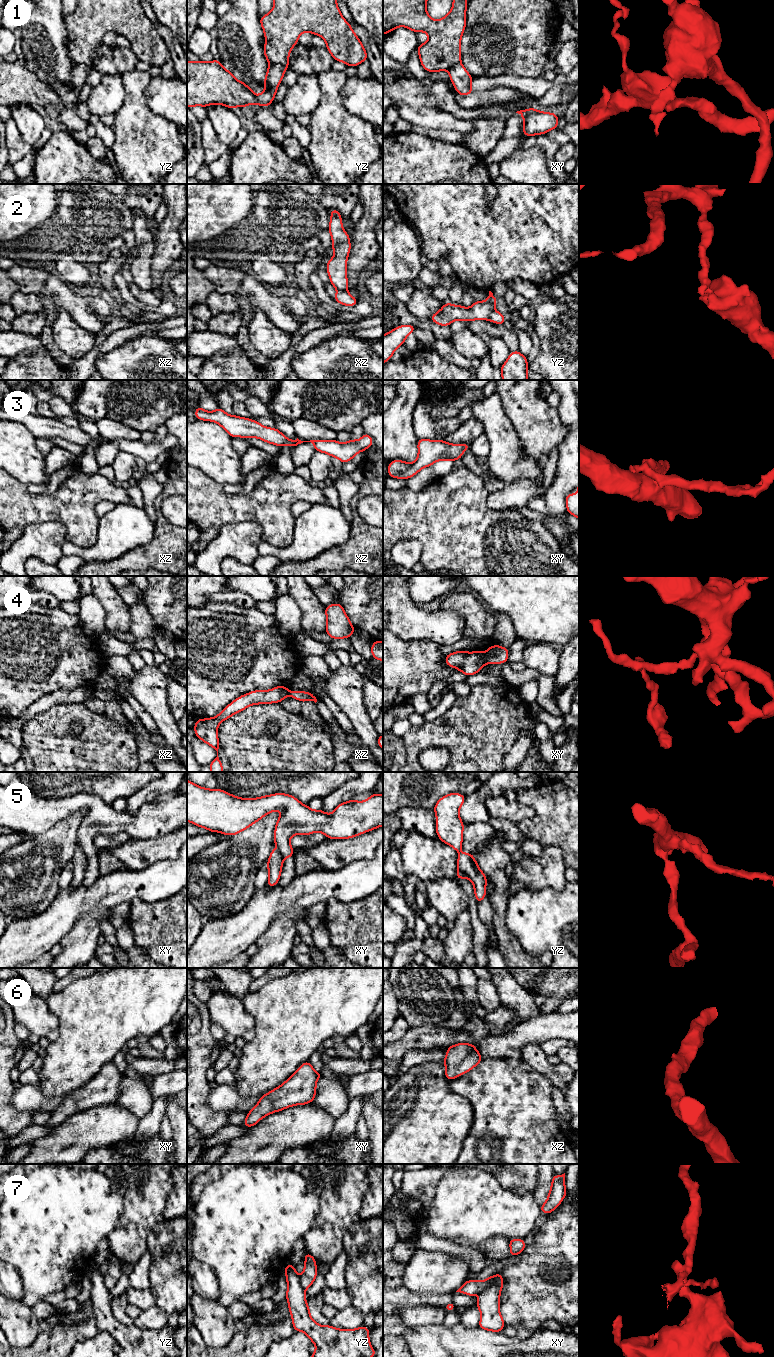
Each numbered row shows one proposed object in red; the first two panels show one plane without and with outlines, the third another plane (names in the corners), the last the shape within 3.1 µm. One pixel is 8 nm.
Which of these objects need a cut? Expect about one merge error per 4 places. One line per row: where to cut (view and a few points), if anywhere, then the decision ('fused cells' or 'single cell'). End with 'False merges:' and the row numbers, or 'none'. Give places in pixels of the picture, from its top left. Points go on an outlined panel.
1: yz (269, 63), (277, 63), (285, 70) | fused cells
2: xz (346, 289), (337, 291) | fused cells
3: no cut | single cell
4: xy (484, 654), (486, 662) | fused cells
5: xy (278, 852), (282, 857) | fused cells
6: no cut | single cell
7: xy (494, 1276), (479, 1293) | fused cells
False merges: 1, 2, 4, 5, 7

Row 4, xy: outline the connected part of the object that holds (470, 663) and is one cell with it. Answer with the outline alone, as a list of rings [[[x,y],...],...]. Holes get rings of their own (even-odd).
[[[457,651],[446,655],[445,663],[449,667],[457,668],[466,676],[474,675],[486,664],[485,654],[480,651]]]

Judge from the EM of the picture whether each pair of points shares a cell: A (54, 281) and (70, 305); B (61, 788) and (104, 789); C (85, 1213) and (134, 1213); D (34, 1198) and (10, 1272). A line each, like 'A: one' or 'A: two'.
A: one
B: one
C: two
D: two

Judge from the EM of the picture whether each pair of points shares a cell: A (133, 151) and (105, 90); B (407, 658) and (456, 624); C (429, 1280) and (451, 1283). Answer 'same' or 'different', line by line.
A: different
B: different
C: same

